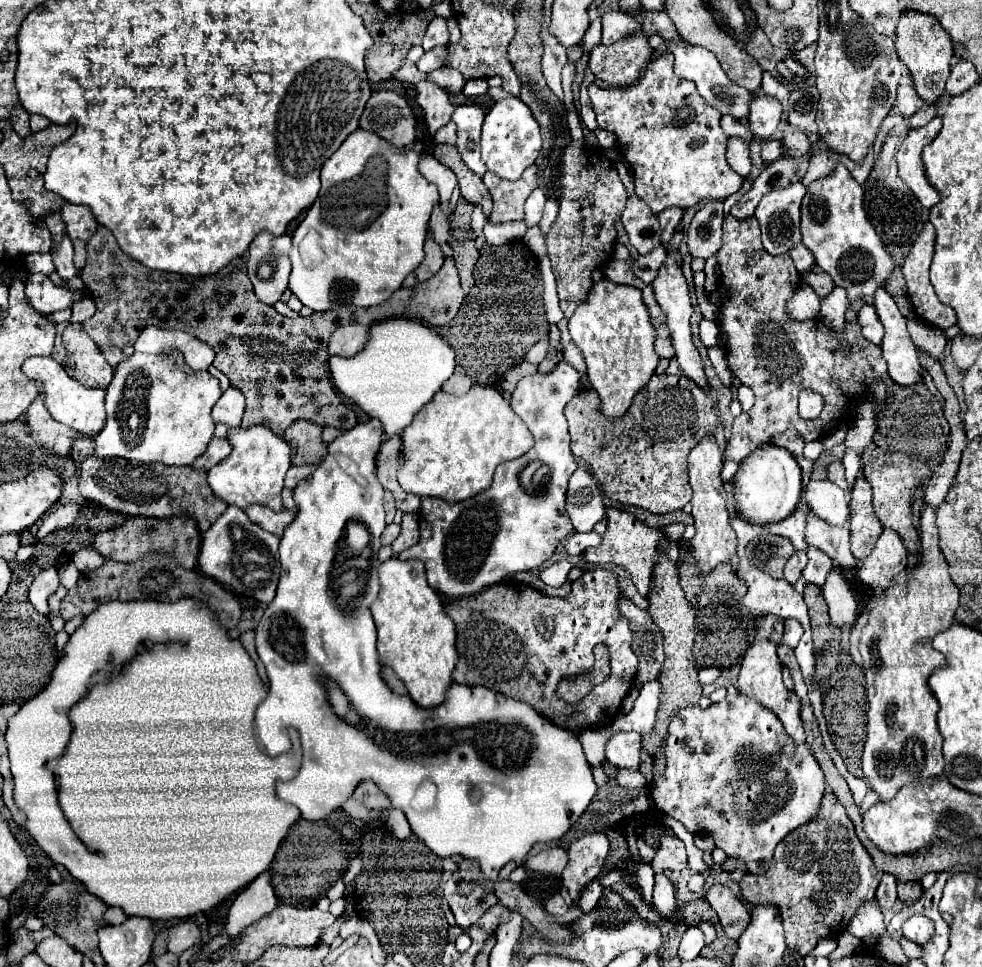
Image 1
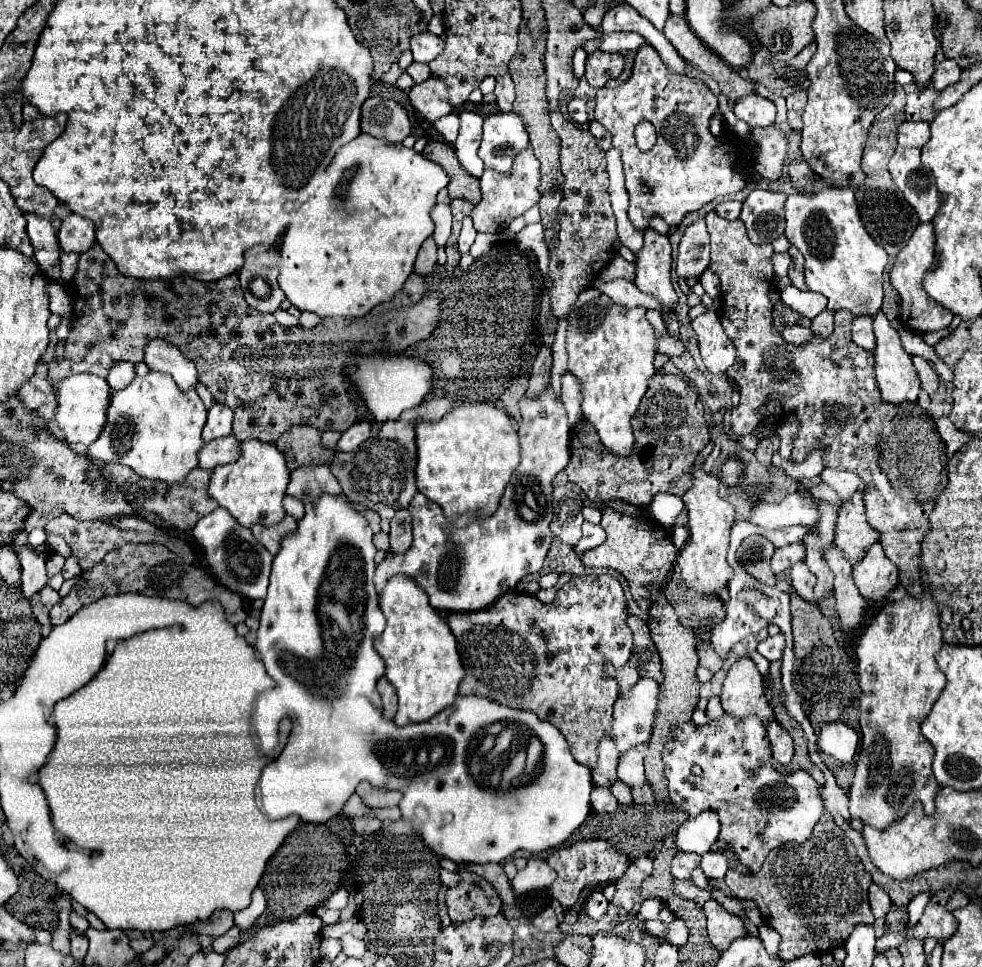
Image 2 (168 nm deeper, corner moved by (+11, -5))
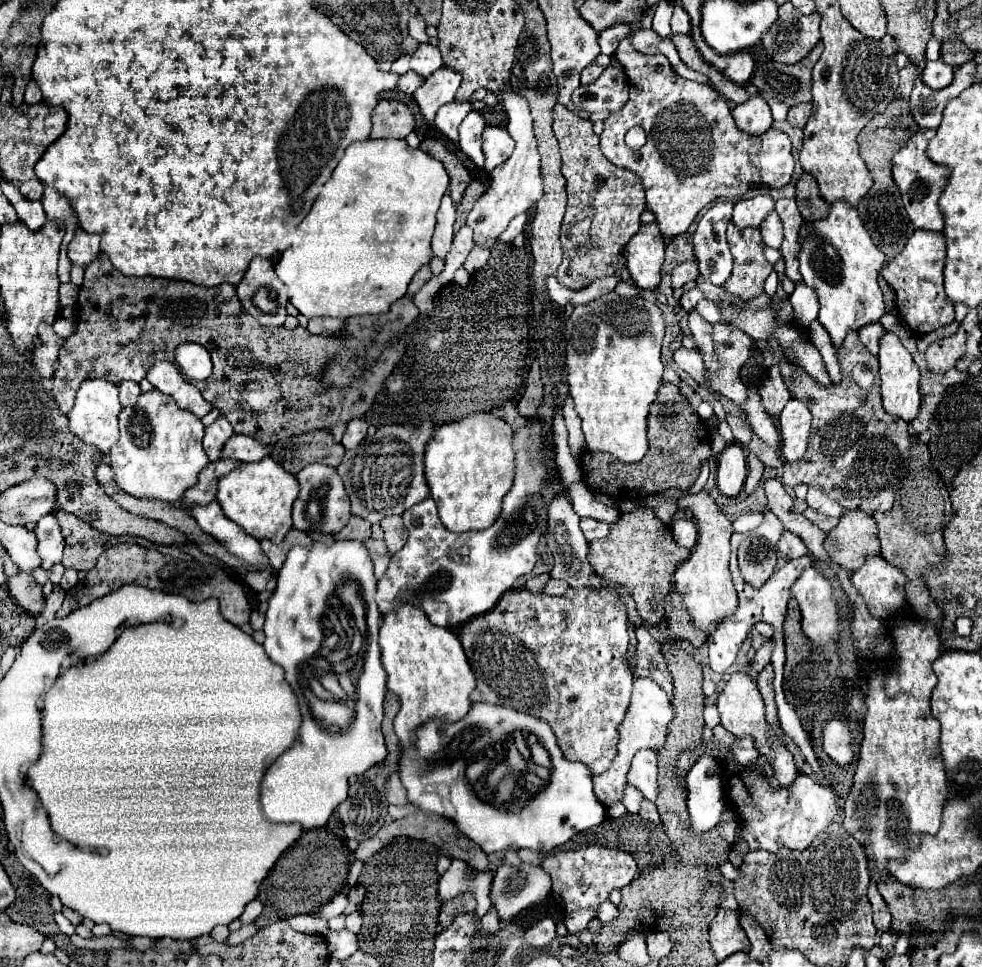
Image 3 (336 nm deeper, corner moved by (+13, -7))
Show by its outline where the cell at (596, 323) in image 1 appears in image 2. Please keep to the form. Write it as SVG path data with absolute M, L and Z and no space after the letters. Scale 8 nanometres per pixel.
M606 295L570 315L566 339L568 371L582 385L584 419L596 427L602 445L618 457L628 457L634 449L632 417L648 389L648 379L656 373L654 355L658 341L644 307L626 309Z

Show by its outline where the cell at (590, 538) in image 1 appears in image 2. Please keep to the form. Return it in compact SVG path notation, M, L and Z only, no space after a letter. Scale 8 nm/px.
M584 521L582 523L582 539L574 547L574 551L580 555L580 553L584 553L588 549L594 549L594 547L602 545L604 539L606 539L606 531L600 525L592 525L592 523Z

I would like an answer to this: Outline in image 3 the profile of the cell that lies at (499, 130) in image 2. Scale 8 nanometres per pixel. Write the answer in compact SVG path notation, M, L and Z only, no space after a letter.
M488 125L482 133L482 151L486 157L486 171L492 171L494 167L502 165L514 151L514 141L508 135L504 127L494 127Z

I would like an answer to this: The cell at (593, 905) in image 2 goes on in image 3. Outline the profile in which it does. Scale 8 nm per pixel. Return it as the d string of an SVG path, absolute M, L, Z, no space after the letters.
M604 901L604 903L600 903L600 907L598 907L598 919L600 919L602 923L608 923L608 921L612 921L616 915L618 915L618 909L616 909L616 905L612 905L610 901Z

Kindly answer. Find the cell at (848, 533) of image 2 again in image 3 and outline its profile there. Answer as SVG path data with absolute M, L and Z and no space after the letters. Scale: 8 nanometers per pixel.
M846 511L840 523L828 533L824 547L834 563L848 571L862 567L868 555L880 553L880 541L876 535L876 523L872 515L864 511Z

